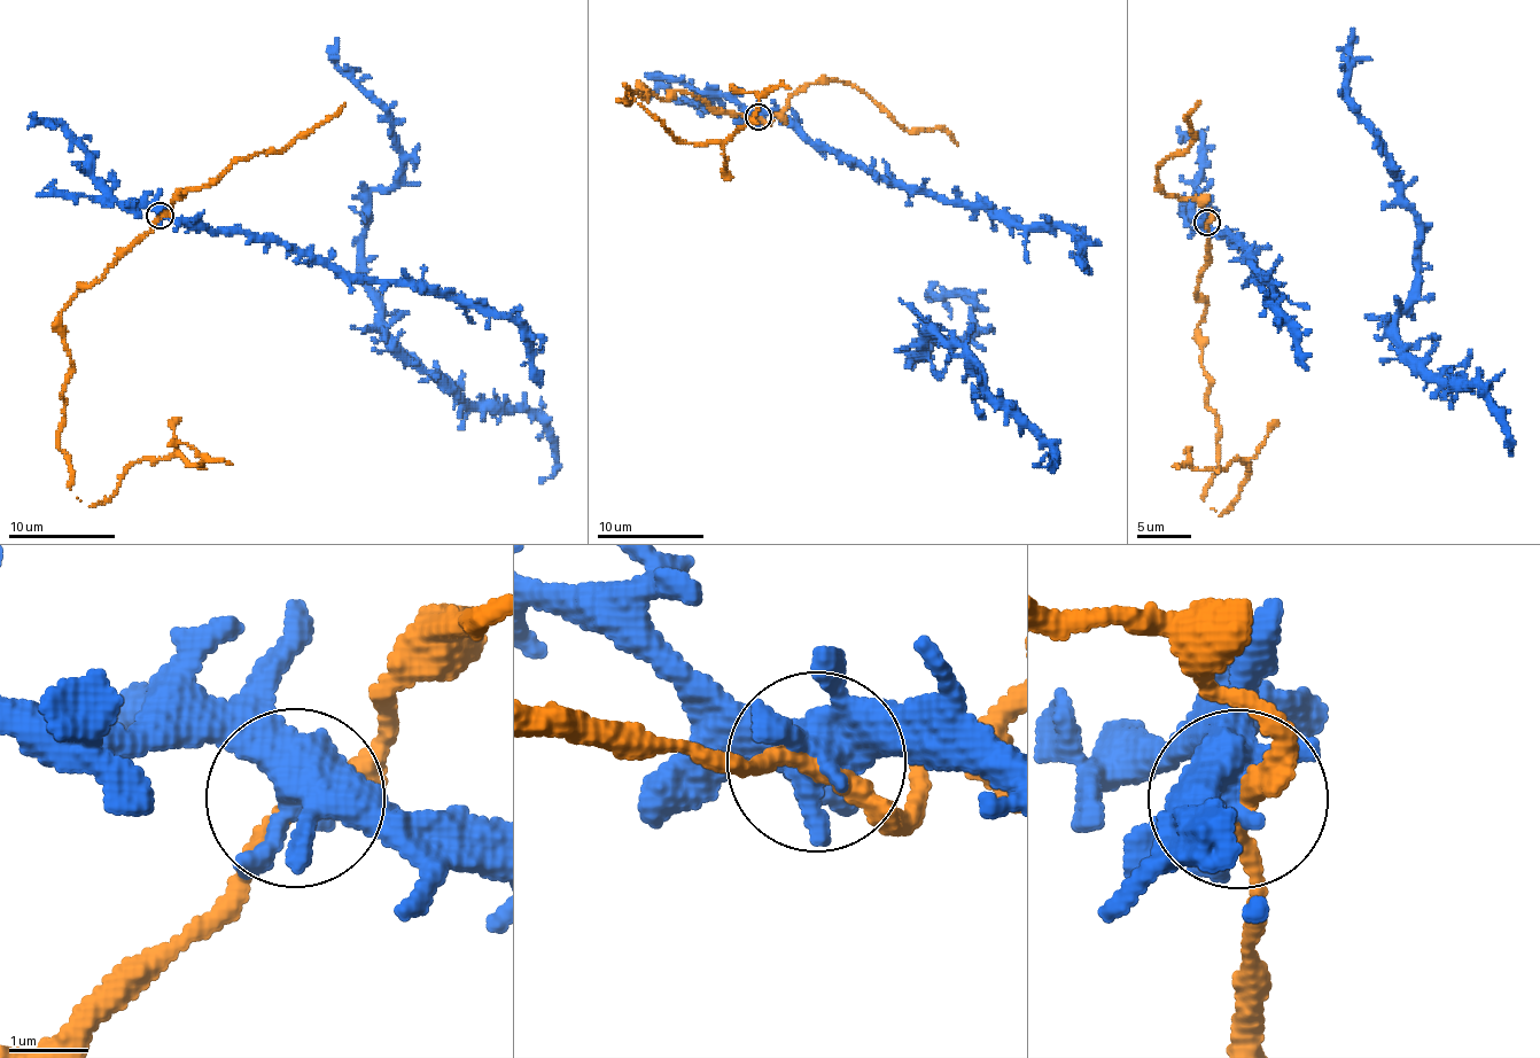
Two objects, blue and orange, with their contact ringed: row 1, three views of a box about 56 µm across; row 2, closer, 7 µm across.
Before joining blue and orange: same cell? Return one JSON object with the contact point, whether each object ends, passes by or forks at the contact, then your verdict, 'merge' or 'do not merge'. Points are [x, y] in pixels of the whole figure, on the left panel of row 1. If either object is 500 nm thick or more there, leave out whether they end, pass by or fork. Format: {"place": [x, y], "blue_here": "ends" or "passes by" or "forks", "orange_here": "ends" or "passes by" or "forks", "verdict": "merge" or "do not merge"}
{"place": [160, 215], "blue_here": "forks", "orange_here": "passes by", "verdict": "merge"}

